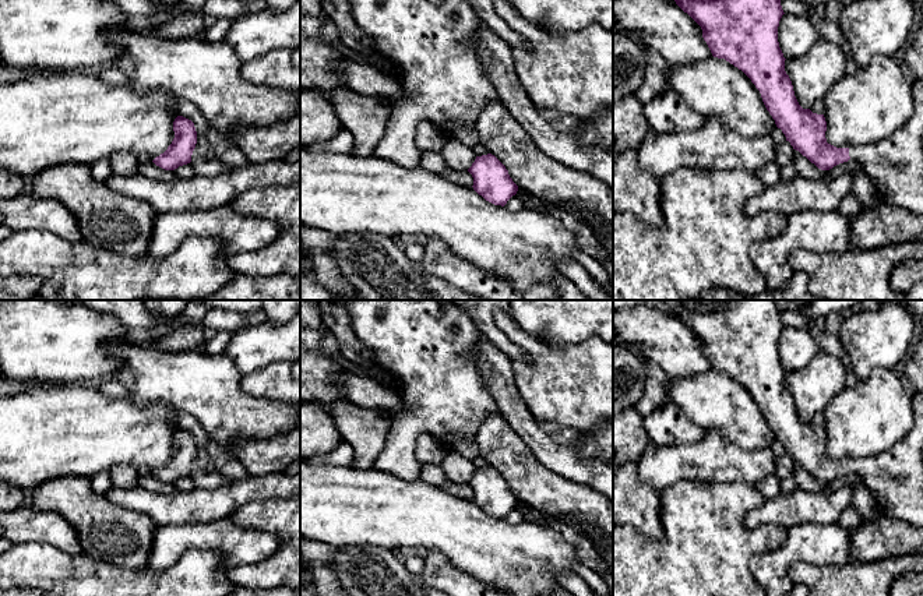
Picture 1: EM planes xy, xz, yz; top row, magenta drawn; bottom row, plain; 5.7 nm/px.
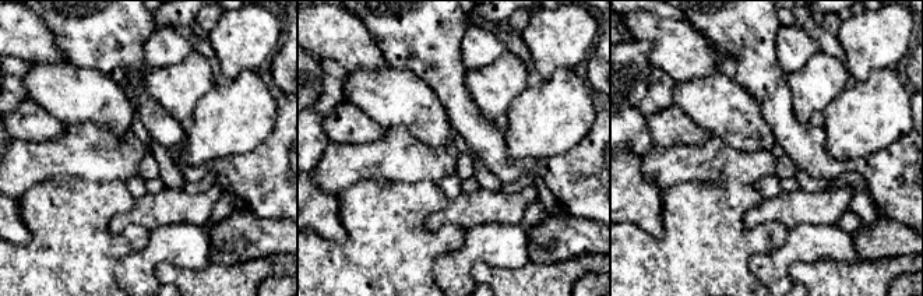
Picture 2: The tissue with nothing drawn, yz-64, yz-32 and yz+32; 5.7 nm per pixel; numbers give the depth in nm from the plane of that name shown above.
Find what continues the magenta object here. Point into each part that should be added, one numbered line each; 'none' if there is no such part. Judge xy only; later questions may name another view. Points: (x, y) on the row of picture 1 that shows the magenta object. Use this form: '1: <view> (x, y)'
none

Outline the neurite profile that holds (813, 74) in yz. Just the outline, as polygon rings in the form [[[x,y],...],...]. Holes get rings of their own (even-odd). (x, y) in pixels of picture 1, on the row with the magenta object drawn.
[[[824,38],[806,54],[785,60],[785,71],[803,109],[811,109],[817,100],[824,99],[850,70],[852,63],[843,50]]]

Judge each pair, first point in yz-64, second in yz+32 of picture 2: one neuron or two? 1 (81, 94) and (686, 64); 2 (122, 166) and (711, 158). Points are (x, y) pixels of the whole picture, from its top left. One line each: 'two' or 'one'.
1: two
2: one

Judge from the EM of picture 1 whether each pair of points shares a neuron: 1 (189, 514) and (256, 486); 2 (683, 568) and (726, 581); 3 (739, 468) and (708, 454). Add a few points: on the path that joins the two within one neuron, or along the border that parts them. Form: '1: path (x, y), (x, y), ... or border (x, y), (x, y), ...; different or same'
1: path (205, 505), (219, 503), (239, 492); same
2: path (694, 570), (707, 571), (715, 579); same
3: path (732, 464), (715, 458); same

